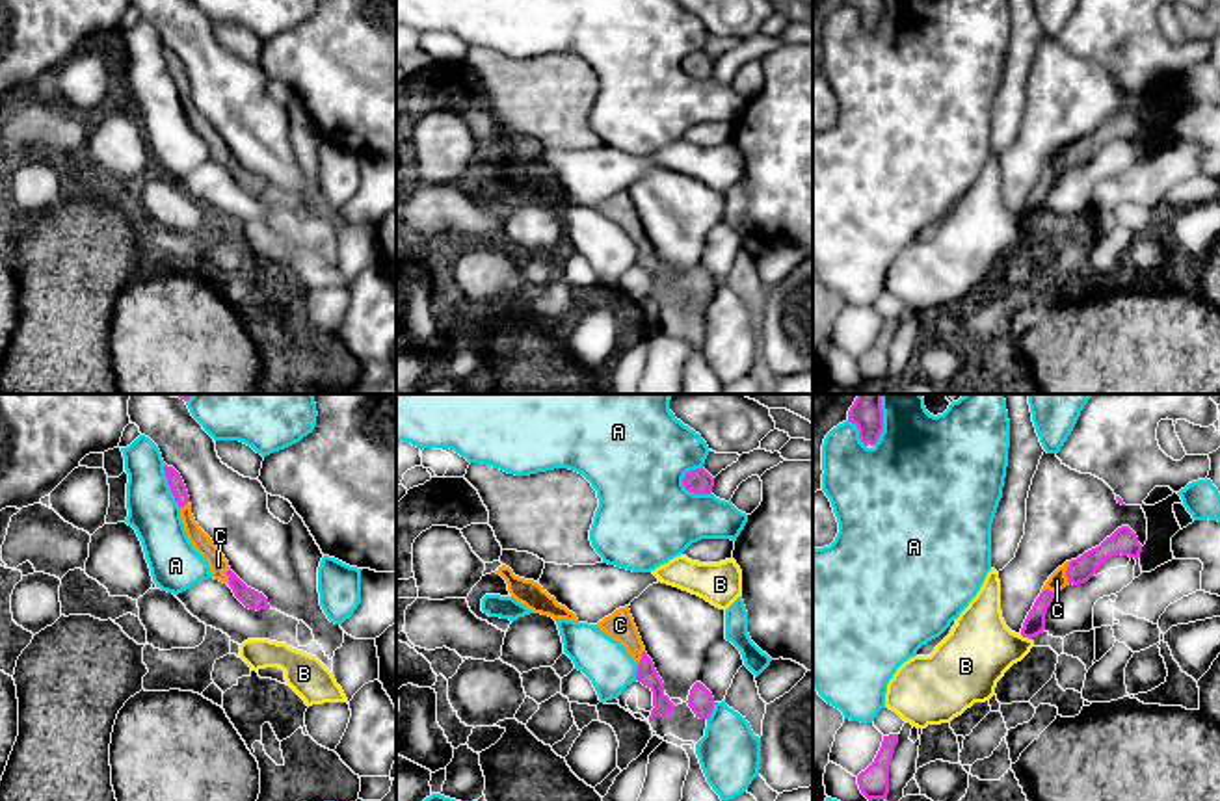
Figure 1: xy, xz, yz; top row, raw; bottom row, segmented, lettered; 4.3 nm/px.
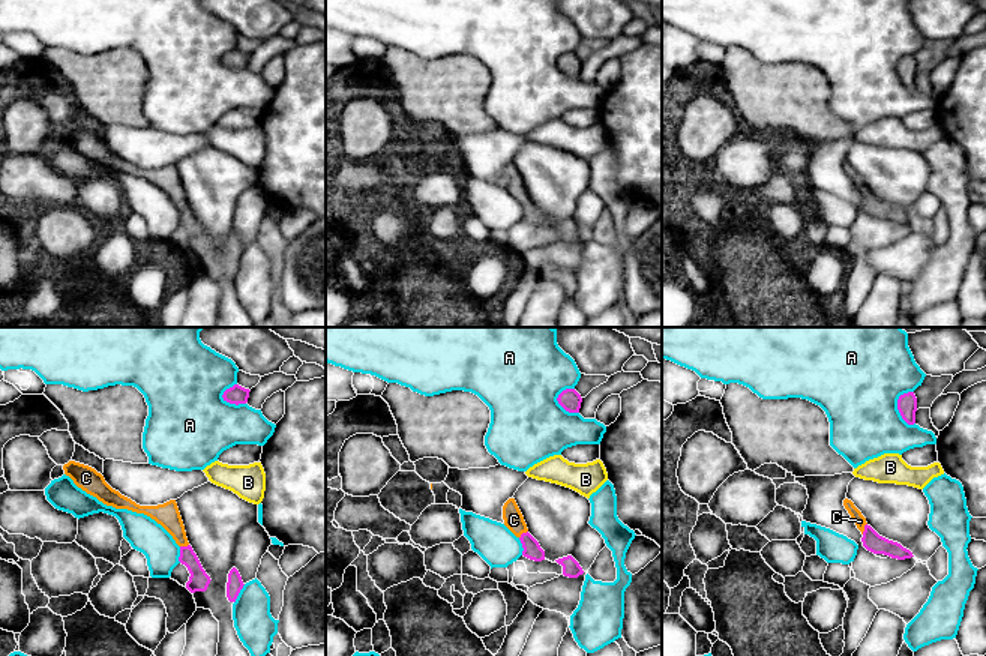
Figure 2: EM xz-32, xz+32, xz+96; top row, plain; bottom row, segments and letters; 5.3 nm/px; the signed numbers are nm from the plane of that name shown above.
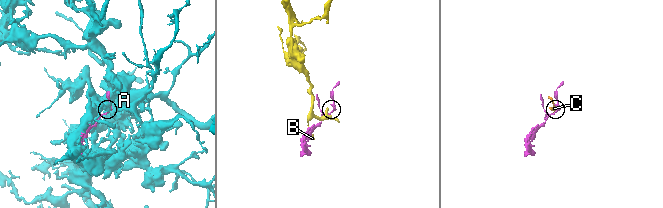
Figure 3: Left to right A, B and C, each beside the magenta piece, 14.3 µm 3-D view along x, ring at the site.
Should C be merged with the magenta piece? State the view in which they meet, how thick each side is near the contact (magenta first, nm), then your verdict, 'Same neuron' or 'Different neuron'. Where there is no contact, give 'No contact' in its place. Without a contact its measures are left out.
Touches magenta in yz. Thickness 110 nm (magenta) against 80 nm. Same neuron

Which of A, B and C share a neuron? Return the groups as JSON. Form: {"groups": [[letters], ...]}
{"groups": [["A"], ["B"], ["C"]]}

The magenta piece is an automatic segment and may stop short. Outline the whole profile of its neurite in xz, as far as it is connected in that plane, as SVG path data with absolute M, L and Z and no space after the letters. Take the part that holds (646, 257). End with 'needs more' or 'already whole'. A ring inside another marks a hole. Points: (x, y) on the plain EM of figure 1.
M629 190L616 193L612 199L604 201L595 210L601 212L612 223L619 225L638 247L636 264L653 275L655 292L651 294L649 303L668 301L675 294L675 288L664 277L664 266L658 260L653 243L645 236Z | needs more

